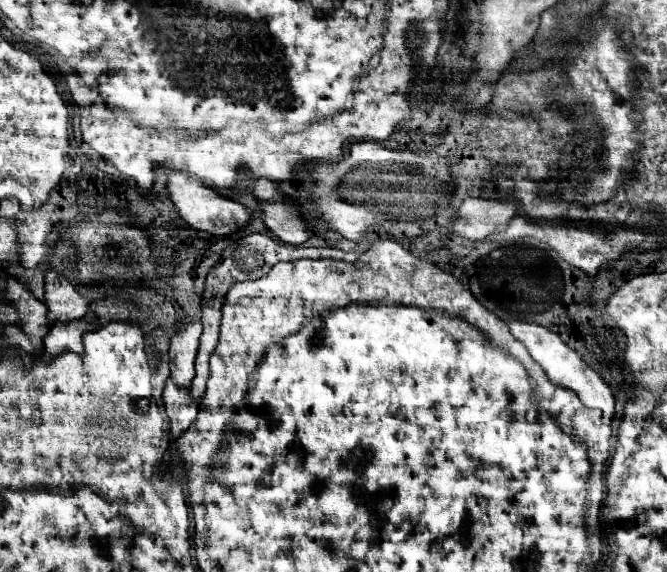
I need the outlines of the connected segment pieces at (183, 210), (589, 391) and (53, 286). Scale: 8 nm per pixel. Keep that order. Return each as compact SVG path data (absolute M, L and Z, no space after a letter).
M168 173L168 191L170 191L170 199L176 205L180 217L192 229L206 231L210 235L232 235L250 223L252 211L248 207L244 207L238 201L218 195L214 189L206 187L200 179L186 177L184 173Z
M508 321L508 327L512 331L512 335L526 345L526 349L530 351L530 355L536 359L536 363L548 373L548 379L554 383L554 385L560 385L560 387L566 387L566 389L572 389L582 403L586 403L588 407L598 407L602 409L602 421L606 421L606 425L612 423L614 419L614 393L612 389L600 379L600 375L590 367L586 365L580 355L576 351L572 351L566 343L562 343L562 339L540 327L540 325L534 325L534 323L518 323L518 321Z
M48 271L44 289L46 289L44 303L48 307L50 325L54 321L64 321L66 323L66 321L82 319L86 315L88 303L76 291L76 287L72 283L68 283L68 279L58 277L58 273L54 273L54 271Z

